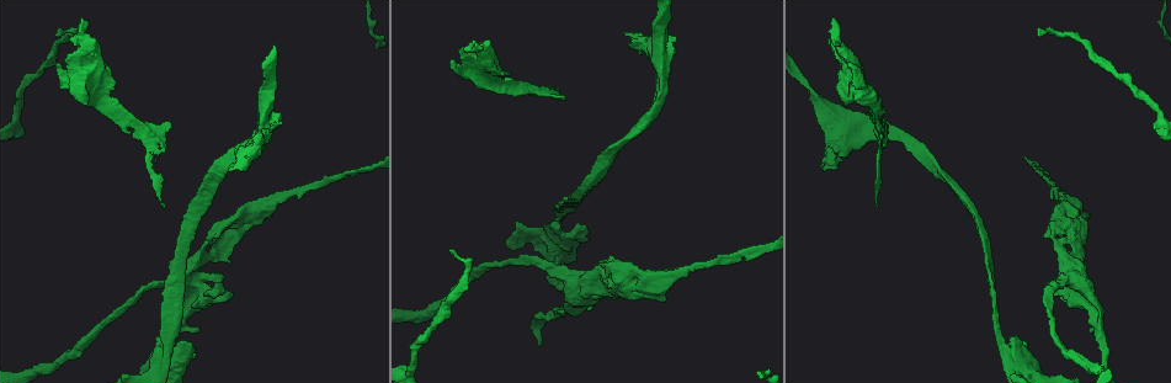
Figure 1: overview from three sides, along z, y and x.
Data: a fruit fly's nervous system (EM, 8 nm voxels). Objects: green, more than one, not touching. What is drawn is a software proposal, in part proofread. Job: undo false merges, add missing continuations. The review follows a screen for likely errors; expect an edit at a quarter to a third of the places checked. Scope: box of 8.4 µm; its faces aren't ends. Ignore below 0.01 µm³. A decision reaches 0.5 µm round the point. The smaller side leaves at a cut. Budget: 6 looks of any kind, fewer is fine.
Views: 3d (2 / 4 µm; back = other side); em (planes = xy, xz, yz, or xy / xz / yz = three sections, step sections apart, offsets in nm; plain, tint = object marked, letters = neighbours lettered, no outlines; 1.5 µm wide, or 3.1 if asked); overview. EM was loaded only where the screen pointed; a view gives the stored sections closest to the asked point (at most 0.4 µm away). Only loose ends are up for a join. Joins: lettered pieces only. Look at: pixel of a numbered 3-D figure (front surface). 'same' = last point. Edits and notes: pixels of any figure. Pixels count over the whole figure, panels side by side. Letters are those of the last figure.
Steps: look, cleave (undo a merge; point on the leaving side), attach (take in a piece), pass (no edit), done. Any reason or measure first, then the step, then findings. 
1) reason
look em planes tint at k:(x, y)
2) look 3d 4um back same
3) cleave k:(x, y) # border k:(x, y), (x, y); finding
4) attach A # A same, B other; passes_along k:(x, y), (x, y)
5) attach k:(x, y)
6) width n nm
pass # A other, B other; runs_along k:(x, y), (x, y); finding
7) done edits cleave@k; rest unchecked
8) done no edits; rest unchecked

tapers out
look 3d 4um at 1:(179, 317)

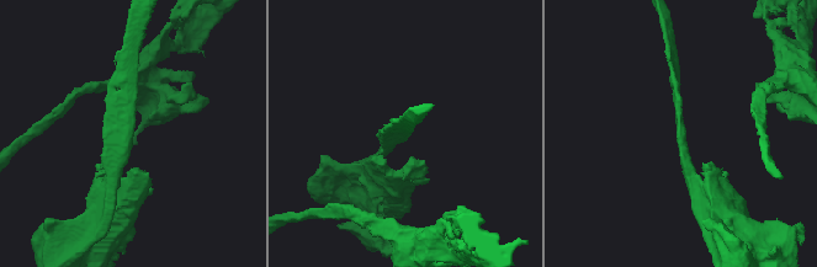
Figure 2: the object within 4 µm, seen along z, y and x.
look em xz step 4 letters at 2:(132, 134)

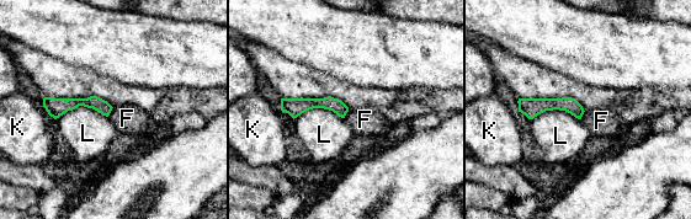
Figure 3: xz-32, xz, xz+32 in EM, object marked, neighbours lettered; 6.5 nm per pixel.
look em planes letters same

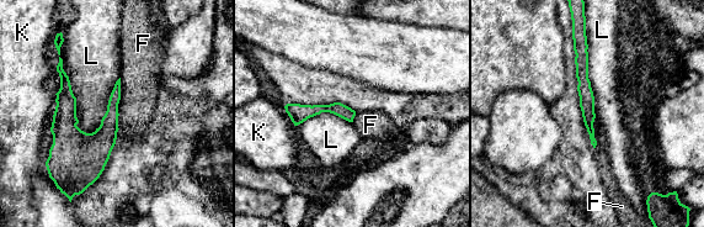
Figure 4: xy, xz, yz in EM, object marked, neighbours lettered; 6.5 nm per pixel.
pass # F other, K other, L other; border 4:(121, 78), (118, 128); none of them fits

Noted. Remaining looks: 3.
calibre changes
look 3d 4um at 1:(553, 316)

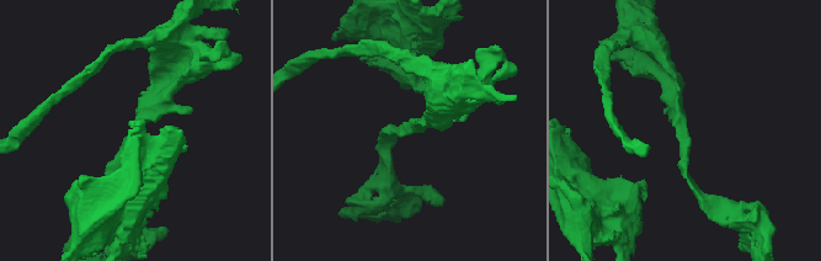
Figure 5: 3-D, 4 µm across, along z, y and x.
shape alone is not enough
look em planes letters at 5:(410, 128)

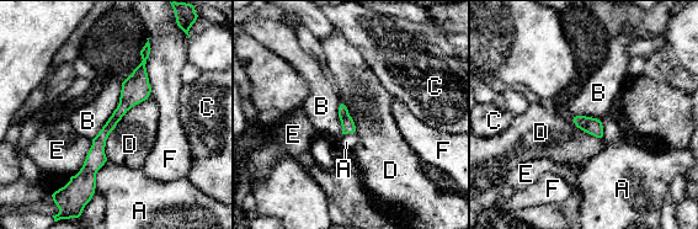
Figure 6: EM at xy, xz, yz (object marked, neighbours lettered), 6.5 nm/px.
pass # A other, B other, C other, D other, E other, F other; border 6:(147, 99), (110, 133), (106, 159); continuous, no second cell

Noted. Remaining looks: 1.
done no edits; rest unchecked

